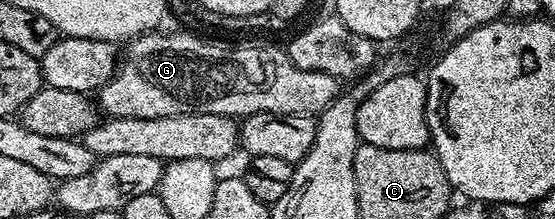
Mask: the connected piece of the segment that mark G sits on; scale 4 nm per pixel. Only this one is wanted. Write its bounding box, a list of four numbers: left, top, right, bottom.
[99,31,339,119]

